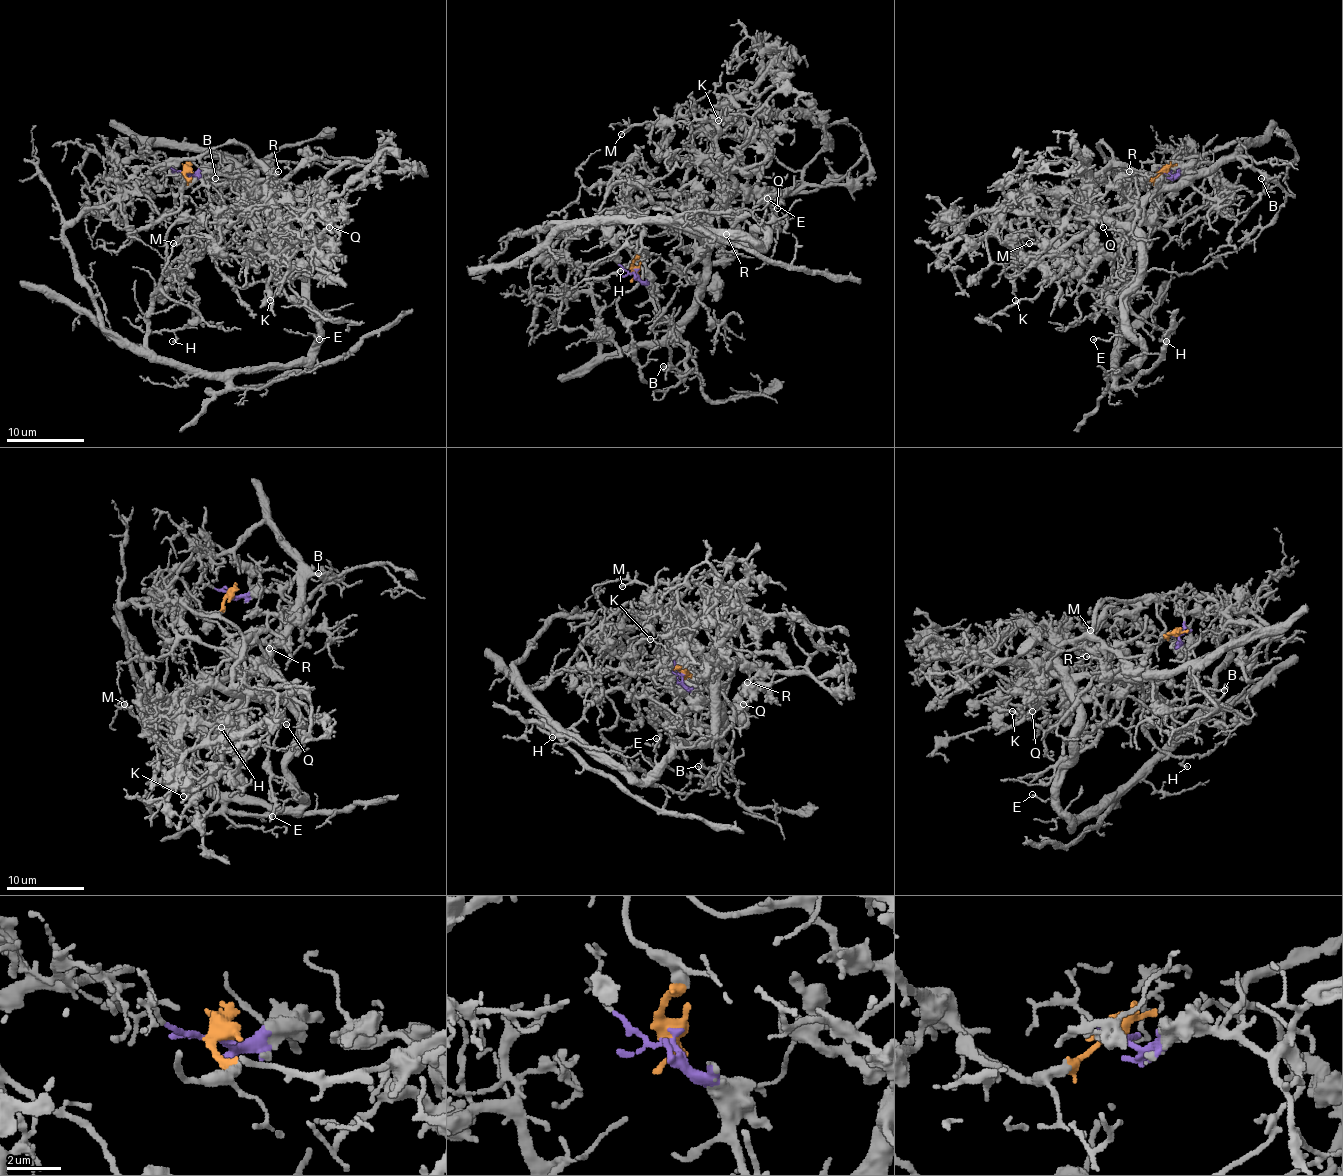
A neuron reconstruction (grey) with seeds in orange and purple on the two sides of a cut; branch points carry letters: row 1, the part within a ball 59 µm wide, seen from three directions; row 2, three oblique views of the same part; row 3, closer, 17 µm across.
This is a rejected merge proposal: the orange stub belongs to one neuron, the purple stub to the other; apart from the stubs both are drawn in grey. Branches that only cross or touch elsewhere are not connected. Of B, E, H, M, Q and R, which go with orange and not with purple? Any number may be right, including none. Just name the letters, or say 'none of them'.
E, M, Q, R

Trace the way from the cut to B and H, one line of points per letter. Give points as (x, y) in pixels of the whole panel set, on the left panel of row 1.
B: (186, 173), (196, 175), (204, 171), (210, 177), (221, 163), (237, 157), (239, 173), (231, 178), (216, 178)
H: (186, 173), (204, 171), (210, 177), (229, 161), (256, 186), (256, 200), (183, 272), (196, 309), (173, 342)

